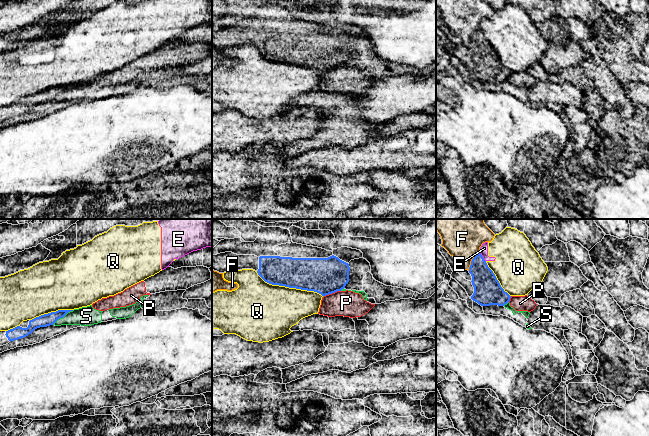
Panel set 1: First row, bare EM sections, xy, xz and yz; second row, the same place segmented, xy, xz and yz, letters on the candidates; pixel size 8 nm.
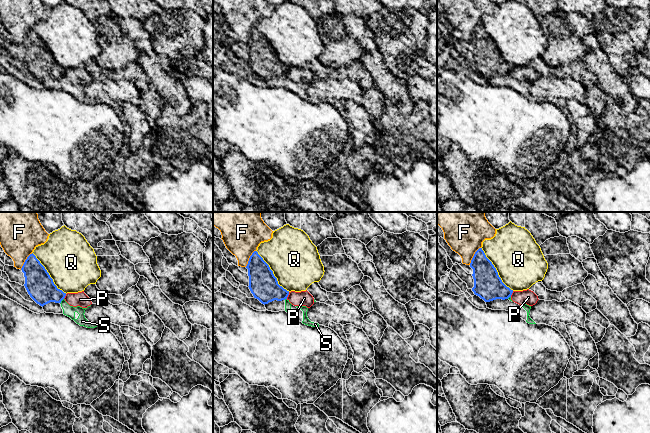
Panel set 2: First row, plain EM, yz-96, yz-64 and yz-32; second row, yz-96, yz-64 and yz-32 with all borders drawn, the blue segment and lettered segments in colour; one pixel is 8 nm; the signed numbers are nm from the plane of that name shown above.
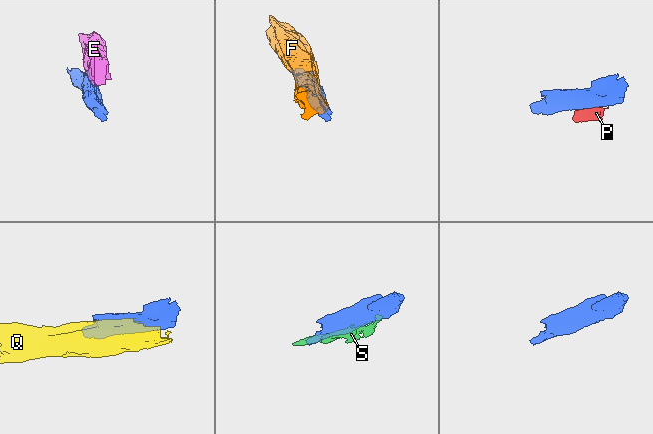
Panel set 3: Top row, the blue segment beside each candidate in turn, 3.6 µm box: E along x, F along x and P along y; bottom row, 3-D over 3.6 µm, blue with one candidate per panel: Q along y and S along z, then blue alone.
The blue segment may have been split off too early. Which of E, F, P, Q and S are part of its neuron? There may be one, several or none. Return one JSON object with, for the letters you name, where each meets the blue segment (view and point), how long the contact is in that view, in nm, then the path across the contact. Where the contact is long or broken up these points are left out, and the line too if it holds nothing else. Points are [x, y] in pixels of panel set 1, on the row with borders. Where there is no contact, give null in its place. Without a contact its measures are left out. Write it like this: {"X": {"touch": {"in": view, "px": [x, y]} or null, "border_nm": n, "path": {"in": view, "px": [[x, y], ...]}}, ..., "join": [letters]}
{"join": []}

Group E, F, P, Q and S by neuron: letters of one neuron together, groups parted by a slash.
E Q / F / P S

